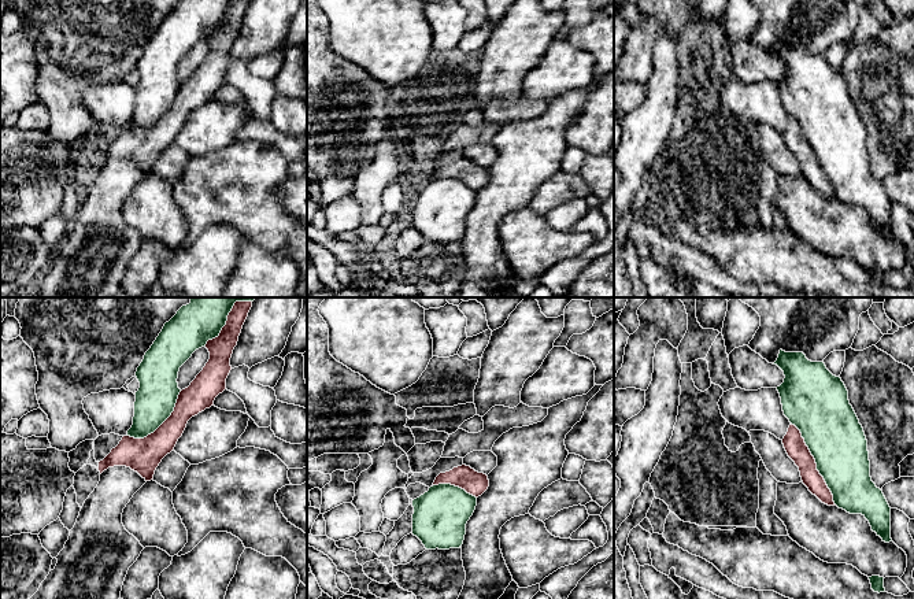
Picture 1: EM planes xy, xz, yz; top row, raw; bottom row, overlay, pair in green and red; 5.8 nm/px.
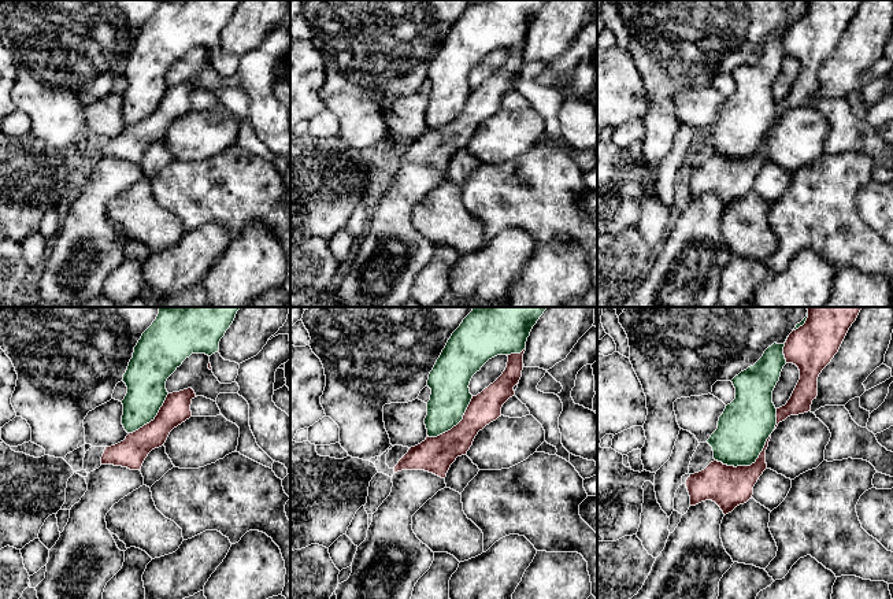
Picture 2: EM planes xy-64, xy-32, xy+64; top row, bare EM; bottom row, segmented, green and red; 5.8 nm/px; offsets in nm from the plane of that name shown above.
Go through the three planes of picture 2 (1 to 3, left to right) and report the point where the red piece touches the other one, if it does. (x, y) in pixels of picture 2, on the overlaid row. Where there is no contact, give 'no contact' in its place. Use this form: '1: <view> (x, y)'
1: xy-64 (154, 418)
2: xy-32 (456, 424)
3: xy+64 (748, 465)

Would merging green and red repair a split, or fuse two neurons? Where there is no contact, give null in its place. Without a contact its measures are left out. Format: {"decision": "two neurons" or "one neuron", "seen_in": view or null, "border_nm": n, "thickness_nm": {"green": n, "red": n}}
{"decision": "two neurons", "seen_in": "yz", "border_nm": 550, "thickness_nm": {"green": 340, "red": 120}}

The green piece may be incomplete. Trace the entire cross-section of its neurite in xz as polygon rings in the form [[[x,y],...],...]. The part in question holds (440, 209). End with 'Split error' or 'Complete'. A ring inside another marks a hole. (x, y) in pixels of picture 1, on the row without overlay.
[[[433,178],[412,193],[412,228],[426,243],[459,241],[475,199],[477,191],[459,180]]]. Complete

